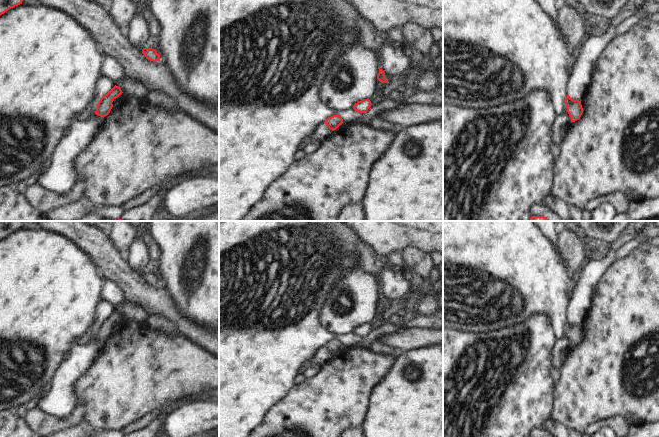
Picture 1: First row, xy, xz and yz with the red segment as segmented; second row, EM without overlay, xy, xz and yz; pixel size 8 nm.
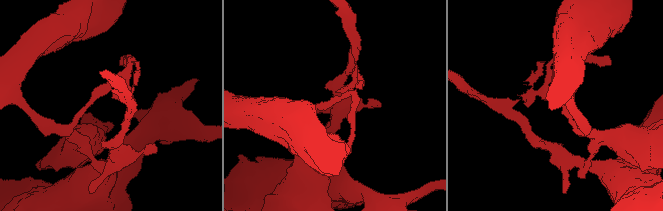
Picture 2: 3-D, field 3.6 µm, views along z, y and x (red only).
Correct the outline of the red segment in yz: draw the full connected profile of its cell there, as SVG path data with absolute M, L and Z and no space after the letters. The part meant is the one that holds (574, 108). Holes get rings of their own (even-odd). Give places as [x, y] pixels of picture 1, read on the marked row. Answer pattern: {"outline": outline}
{"outline": "M567 95L564 100L564 104L566 105L567 112L571 117L571 122L579 120L583 113L581 101L573 100L569 95Z"}

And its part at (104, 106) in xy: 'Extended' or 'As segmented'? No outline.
As segmented

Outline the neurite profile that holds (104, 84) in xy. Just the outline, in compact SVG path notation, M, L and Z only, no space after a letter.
M99 76L95 101L90 103L82 116L70 123L68 130L55 145L47 168L38 176L37 182L46 189L62 194L76 181L74 161L99 130L104 118L95 114L97 104L114 86L115 82L107 76Z

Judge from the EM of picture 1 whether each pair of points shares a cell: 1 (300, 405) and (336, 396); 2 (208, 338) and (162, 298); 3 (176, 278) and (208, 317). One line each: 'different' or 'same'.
1: same
2: same
3: same

